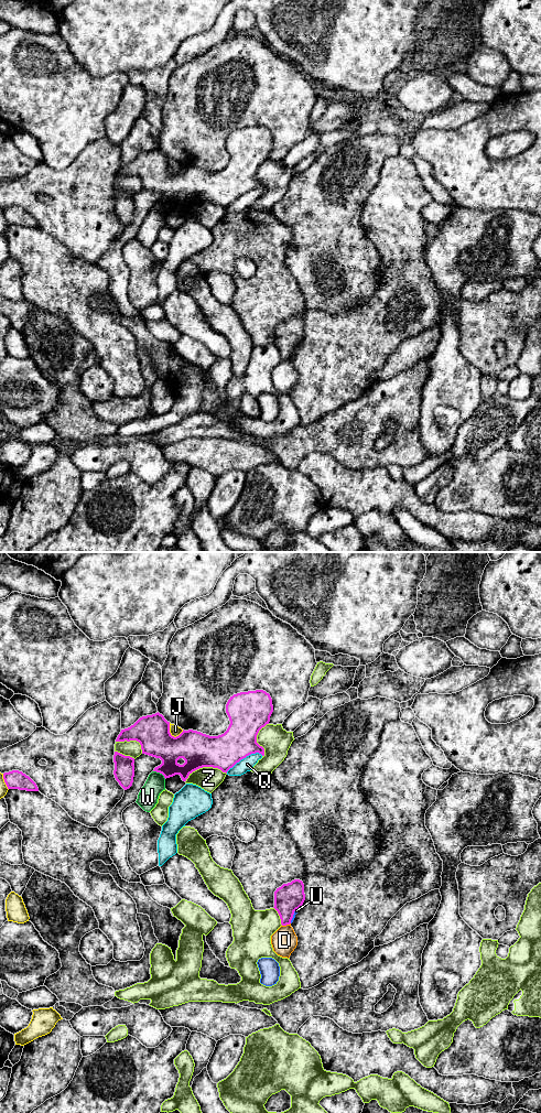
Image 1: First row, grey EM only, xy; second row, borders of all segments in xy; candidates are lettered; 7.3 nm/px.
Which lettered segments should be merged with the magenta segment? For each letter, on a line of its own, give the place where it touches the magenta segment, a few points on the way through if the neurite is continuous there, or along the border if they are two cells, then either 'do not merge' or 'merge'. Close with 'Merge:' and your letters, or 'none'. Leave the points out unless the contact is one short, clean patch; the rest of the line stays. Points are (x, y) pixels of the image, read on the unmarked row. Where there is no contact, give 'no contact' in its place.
D: contact xy (285, 360); border xy (290, 358), (282, 362); do not merge
J: contact xy (171, 171); do not merge
Q: contact xy (244, 193); do not merge
U: contact xy (293, 349); border xy (299, 343), (290, 358); do not merge
W: contact xy (160, 208); do not merge
Z: contact xy (204, 202); do not merge
Merge: none

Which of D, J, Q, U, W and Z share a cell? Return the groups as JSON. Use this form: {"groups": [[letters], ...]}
{"groups": [["D", "Q", "U", "W", "Z"], ["J"]]}

